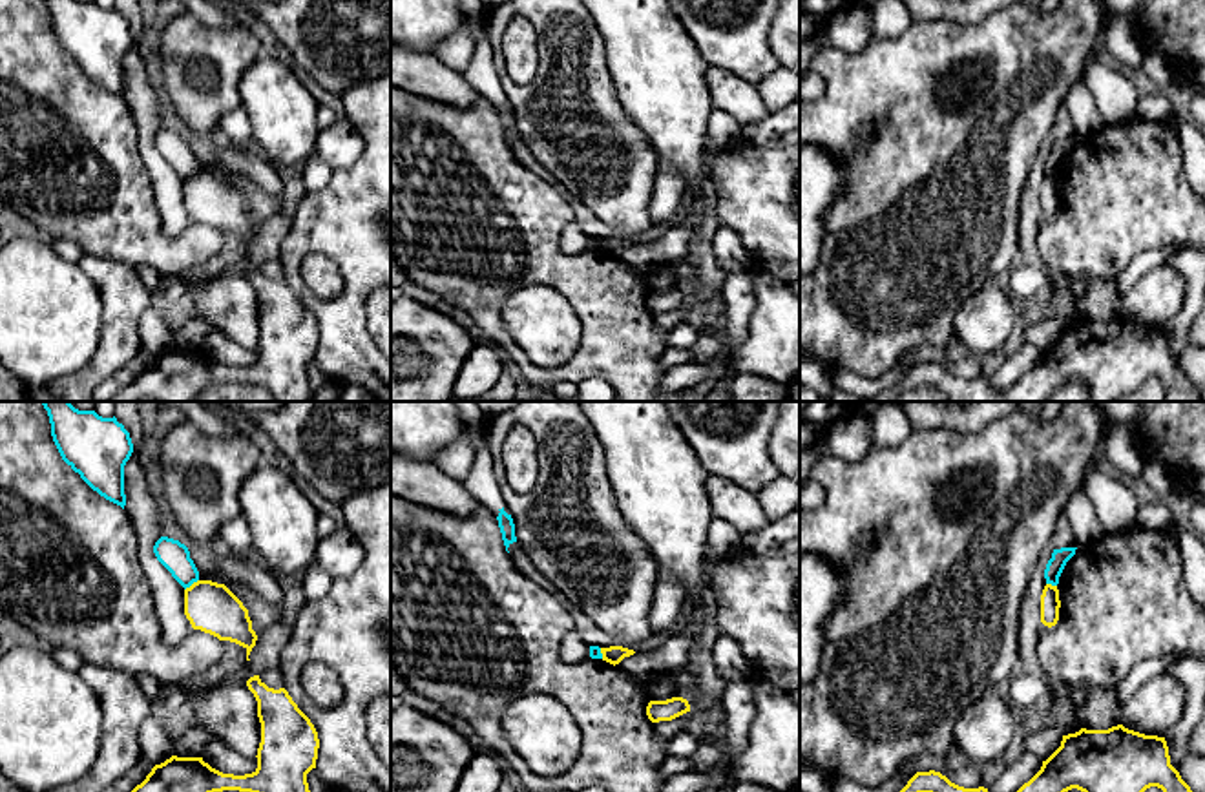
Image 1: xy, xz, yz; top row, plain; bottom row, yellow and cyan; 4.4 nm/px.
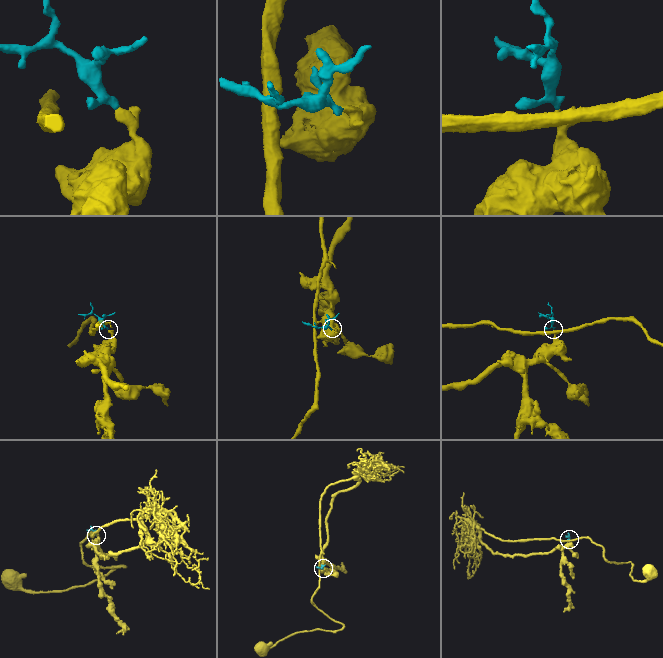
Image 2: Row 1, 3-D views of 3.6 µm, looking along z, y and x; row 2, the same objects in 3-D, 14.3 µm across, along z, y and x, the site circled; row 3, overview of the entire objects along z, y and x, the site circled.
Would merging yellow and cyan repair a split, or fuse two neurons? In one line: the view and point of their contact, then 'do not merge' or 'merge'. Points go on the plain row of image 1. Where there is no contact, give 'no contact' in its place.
xy (192, 176) | do not merge

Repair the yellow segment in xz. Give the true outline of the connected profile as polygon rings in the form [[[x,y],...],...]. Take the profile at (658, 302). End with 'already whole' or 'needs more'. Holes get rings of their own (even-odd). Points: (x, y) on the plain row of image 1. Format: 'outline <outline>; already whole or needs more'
outline [[[672,288],[666,292],[650,292],[646,297],[646,307],[652,314],[672,312],[686,303],[690,303],[690,296],[683,288]]]; already whole

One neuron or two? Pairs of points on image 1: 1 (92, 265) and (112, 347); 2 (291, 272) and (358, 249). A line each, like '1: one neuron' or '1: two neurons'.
1: one neuron
2: one neuron

